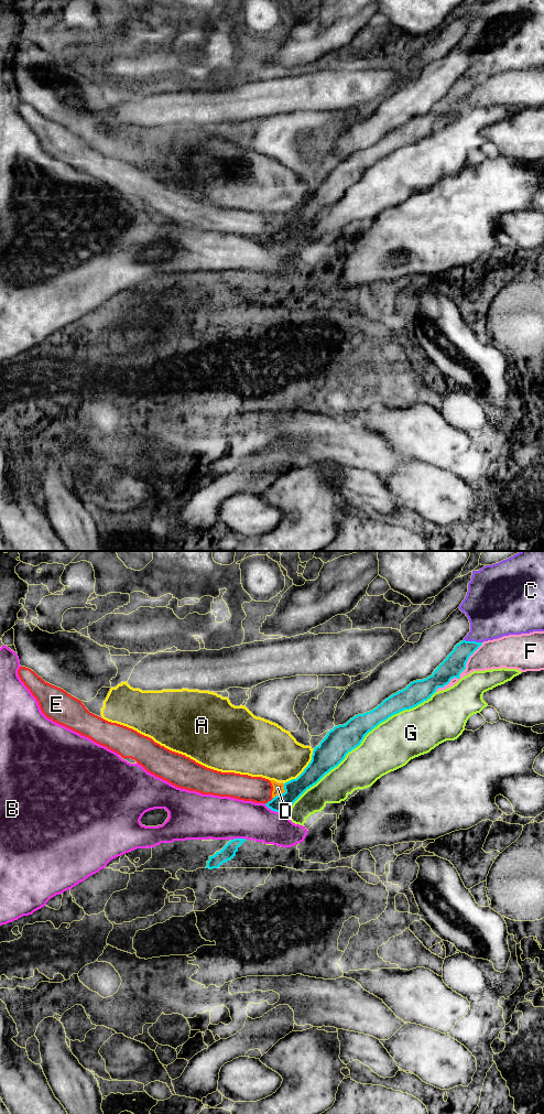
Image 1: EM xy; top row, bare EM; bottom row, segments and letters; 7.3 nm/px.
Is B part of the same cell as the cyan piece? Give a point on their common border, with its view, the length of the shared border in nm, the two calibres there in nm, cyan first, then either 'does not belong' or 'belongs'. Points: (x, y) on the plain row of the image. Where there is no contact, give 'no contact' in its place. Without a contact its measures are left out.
meets cyan in xy at (274, 246); contact 160 nm long; 140 nm thick on the cyan side, 280 nm on the other; does not belong

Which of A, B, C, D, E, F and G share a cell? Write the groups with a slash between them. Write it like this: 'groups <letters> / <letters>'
groups A D E / B / C / F G

